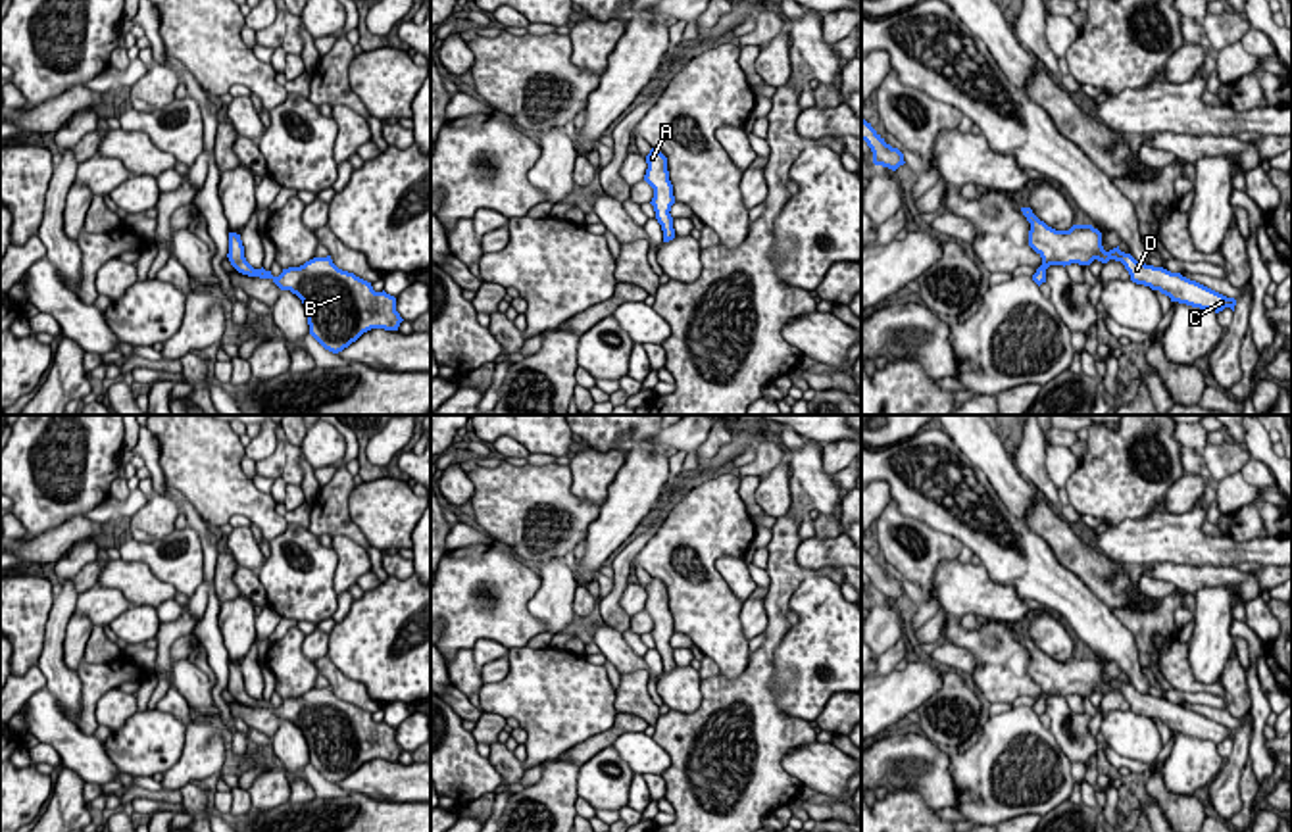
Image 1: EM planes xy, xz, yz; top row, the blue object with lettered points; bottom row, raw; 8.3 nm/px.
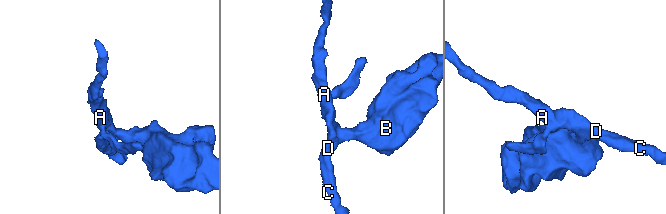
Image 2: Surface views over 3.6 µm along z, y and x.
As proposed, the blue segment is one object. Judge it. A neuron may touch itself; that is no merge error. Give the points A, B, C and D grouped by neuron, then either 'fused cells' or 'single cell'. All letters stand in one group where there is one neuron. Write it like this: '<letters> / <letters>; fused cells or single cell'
A B C D; single cell

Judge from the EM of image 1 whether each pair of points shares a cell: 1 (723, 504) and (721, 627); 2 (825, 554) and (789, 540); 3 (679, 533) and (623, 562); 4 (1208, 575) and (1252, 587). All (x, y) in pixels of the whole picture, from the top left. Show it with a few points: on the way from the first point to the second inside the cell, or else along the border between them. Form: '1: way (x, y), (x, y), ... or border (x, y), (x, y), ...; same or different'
1: way (708, 535), (708, 567), (714, 577), (714, 596); same
2: border (798, 542), (796, 562), (800, 565), (839, 569); different
3: border (664, 521), (631, 563); different
4: way (1219, 577), (1241, 581); same

